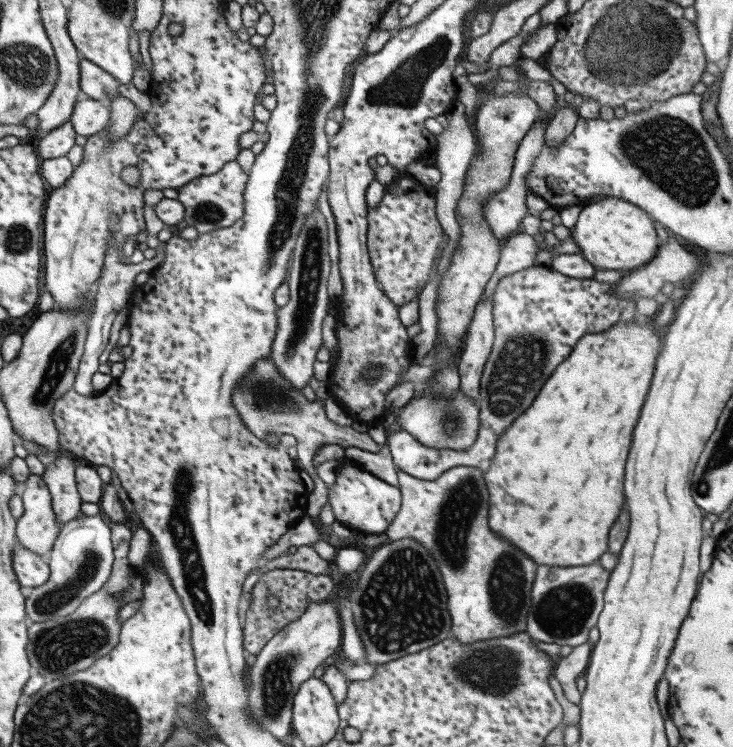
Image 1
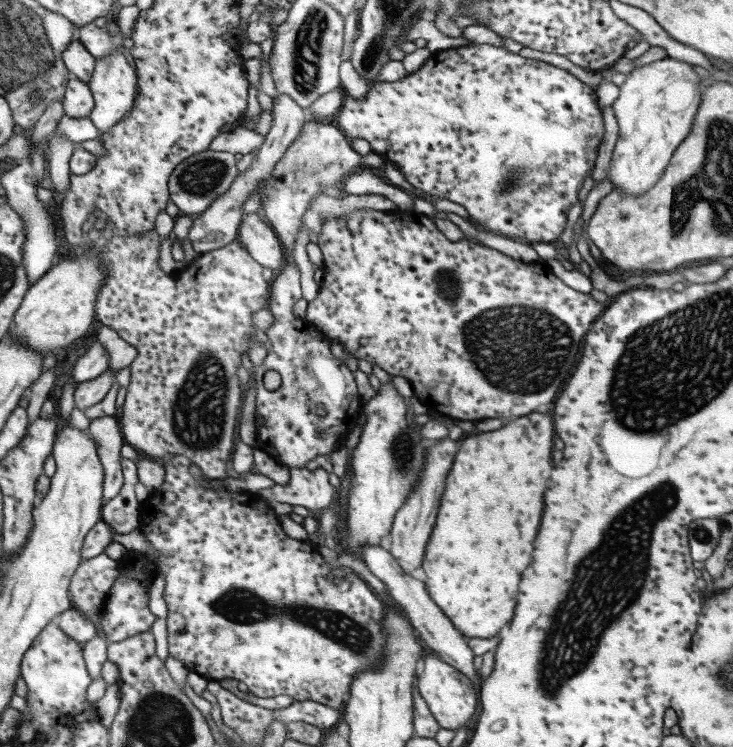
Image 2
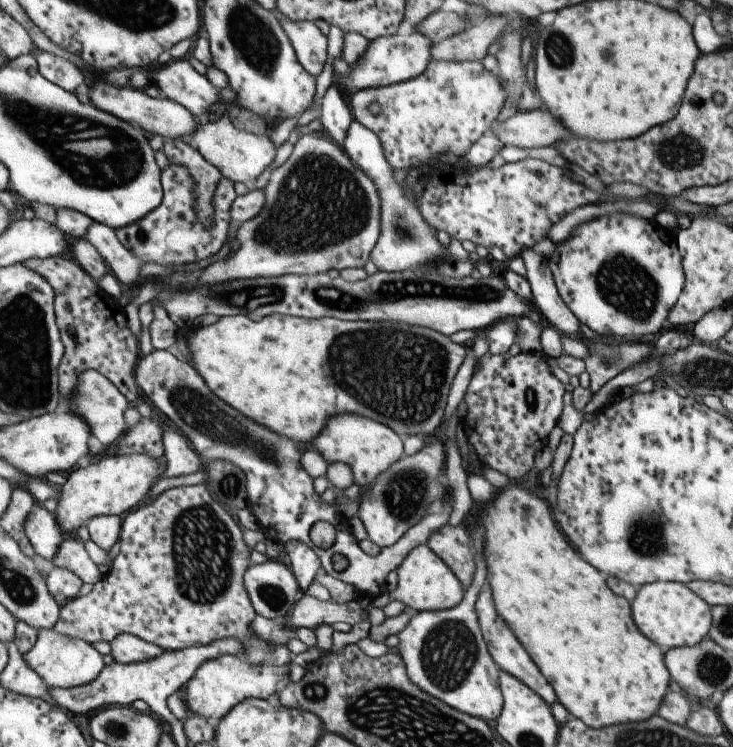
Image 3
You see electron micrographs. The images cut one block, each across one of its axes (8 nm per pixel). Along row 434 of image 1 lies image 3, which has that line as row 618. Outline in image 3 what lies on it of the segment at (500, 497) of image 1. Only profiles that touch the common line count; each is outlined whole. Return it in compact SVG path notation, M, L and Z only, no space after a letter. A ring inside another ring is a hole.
M515 482L513 486L505 486L479 514L479 524L483 526L486 584L495 612L553 687L556 700L567 710L569 717L578 718L592 729L644 721L655 712L669 690L670 676L659 647L633 624L630 602L615 596L605 586L603 576L581 560L551 518L552 513L545 502L529 494L525 487L515 486Z

